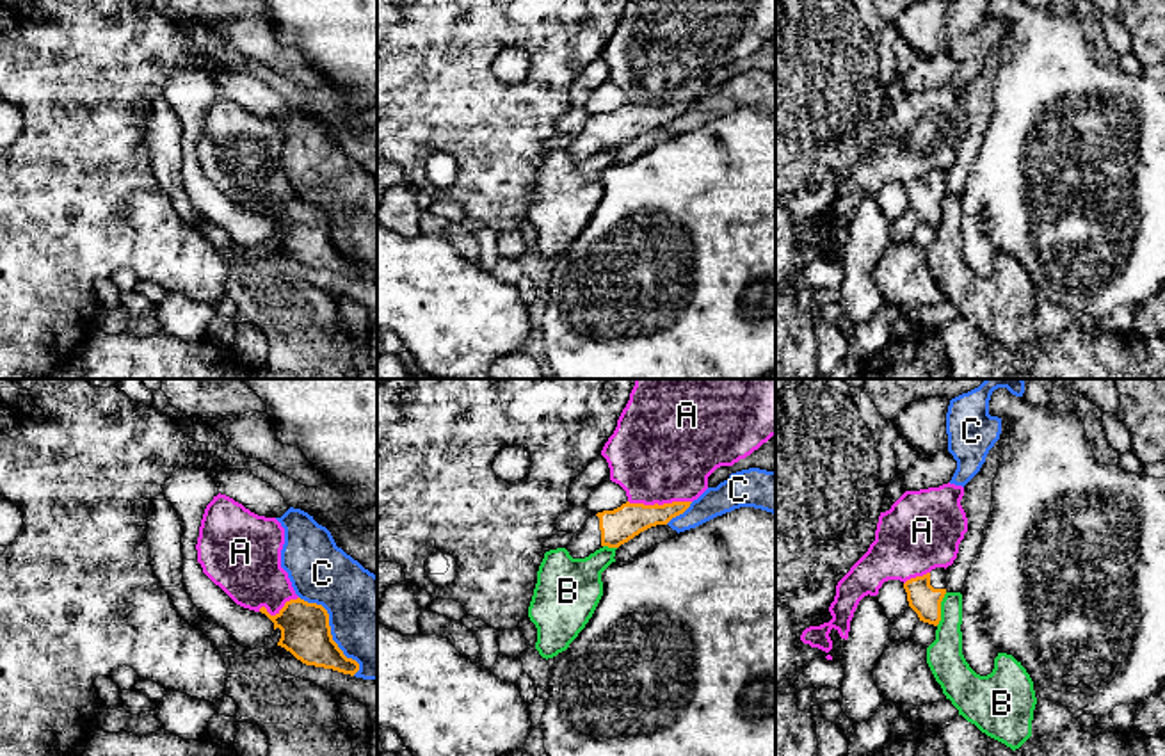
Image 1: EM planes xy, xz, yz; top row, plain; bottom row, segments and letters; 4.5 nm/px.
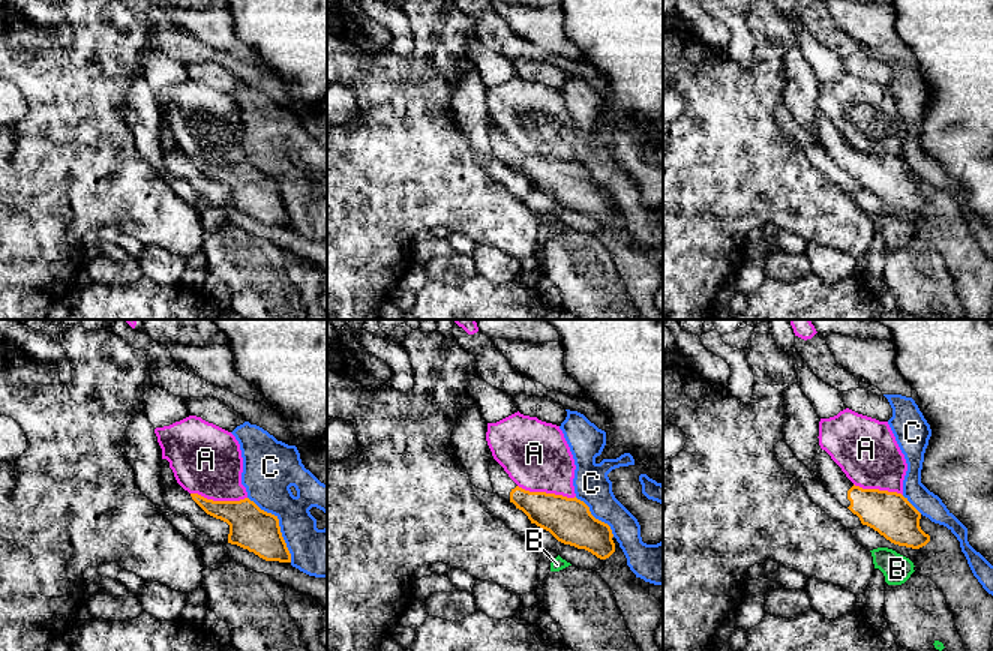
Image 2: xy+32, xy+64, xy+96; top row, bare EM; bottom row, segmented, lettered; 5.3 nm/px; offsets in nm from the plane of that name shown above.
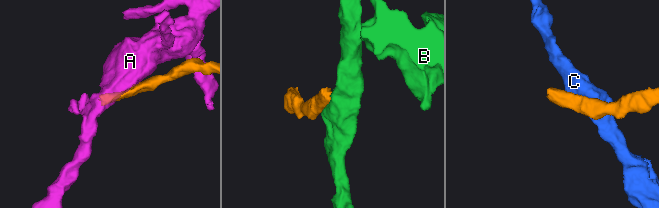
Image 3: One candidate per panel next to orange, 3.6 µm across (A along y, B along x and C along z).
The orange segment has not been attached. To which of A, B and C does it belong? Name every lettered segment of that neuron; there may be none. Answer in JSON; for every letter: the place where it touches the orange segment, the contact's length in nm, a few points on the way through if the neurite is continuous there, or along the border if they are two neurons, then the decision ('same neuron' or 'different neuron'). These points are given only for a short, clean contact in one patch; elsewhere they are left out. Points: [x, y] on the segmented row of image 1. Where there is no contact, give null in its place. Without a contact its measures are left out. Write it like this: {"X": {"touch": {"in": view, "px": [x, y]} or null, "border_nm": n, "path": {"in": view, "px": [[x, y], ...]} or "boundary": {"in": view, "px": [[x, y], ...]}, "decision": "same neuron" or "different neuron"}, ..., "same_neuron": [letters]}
{"A": {"touch": {"in": "xz", "px": [660, 506]}, "border_nm": 280, "decision": "different neuron"}, "B": {"touch": {"in": "yz", "px": [940, 609]}, "border_nm": 160, "boundary": {"in": "yz", "px": [[947, 593], [941, 602], [941, 619], [936, 625]]}, "decision": "different neuron"}, "C": {"touch": {"in": "xy", "px": [329, 632]}, "border_nm": 440, "decision": "different neuron"}, "same_neuron": []}

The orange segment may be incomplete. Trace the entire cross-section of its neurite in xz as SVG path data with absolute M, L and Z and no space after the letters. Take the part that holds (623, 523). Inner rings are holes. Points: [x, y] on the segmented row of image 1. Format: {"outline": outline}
{"outline": "M672 502L663 505L623 503L614 511L592 514L566 546L573 559L585 559L596 550L619 548L640 532L667 525L683 514L692 502Z"}

